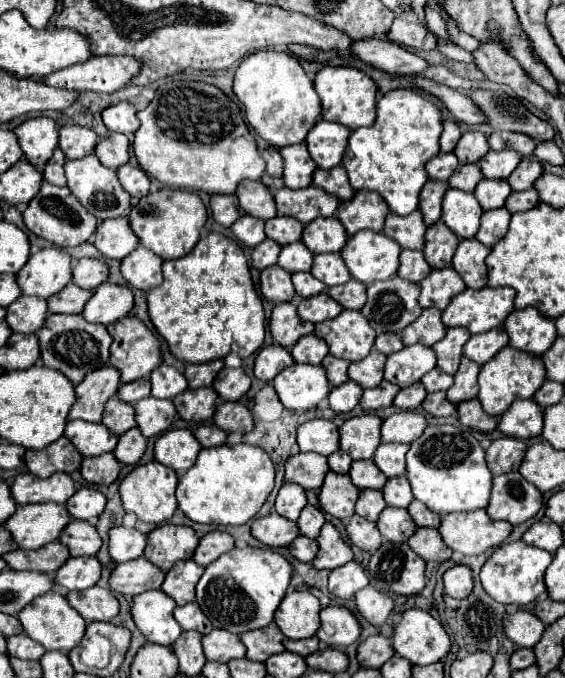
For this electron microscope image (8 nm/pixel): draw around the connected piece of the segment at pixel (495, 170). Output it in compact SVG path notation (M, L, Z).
M490 150L478 164L486 178L508 178L512 170L516 170L520 160L522 156L516 154L516 150Z

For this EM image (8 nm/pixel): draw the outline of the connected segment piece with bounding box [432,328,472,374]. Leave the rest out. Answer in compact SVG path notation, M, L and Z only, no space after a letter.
M448 328L446 336L432 346L438 354L438 368L440 370L444 370L446 374L456 374L456 370L460 366L464 344L468 342L470 336L472 334L468 334L468 330Z

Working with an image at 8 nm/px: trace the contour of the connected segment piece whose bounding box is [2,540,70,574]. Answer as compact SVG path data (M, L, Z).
M52 542L40 550L14 550L2 556L14 570L36 570L54 574L68 558L68 548L62 542Z

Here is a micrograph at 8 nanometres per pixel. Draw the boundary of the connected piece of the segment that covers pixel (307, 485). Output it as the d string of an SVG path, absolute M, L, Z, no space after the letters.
M300 452L286 460L286 482L300 484L304 490L320 488L328 472L328 460L314 452Z

